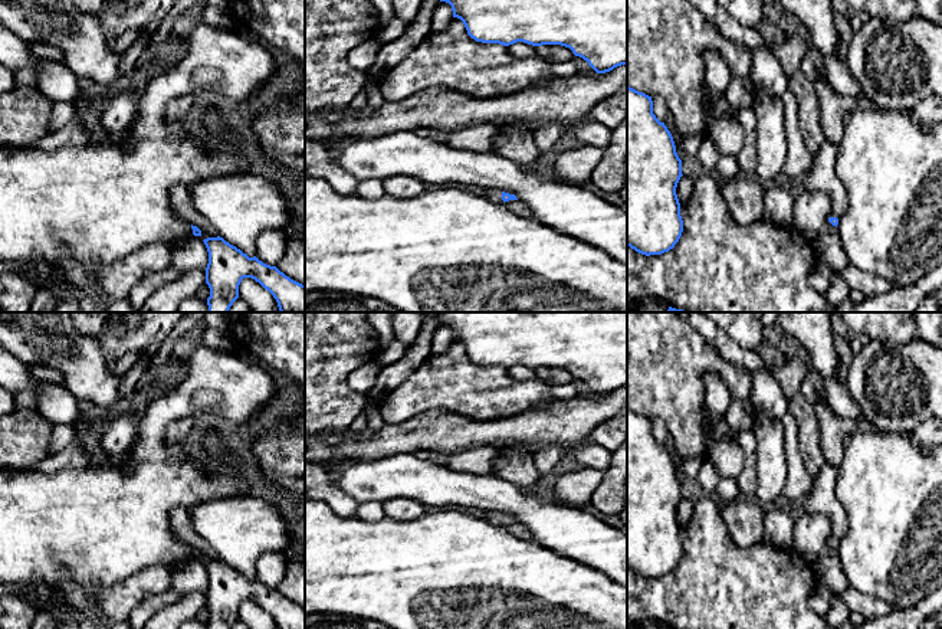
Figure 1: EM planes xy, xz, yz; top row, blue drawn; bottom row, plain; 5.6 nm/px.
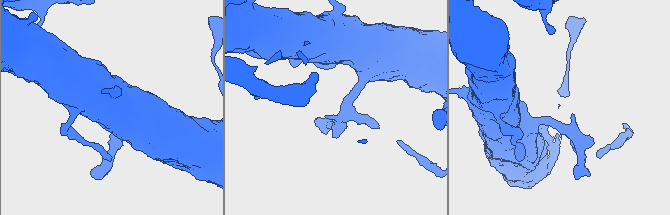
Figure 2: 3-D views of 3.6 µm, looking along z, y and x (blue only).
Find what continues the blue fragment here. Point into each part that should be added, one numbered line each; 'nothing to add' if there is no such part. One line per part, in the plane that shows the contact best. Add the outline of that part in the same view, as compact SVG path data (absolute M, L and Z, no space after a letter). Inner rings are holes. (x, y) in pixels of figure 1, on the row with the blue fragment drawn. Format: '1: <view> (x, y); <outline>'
1: xz (494, 195); M498 189L488 190L485 197L489 199L490 202L493 202L493 203L503 203L502 191L498 190Z

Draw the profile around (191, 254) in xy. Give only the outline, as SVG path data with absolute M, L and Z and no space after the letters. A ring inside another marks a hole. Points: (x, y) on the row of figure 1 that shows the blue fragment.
M191 236L171 249L171 265L183 272L190 269L206 272L207 263L209 252L200 236Z

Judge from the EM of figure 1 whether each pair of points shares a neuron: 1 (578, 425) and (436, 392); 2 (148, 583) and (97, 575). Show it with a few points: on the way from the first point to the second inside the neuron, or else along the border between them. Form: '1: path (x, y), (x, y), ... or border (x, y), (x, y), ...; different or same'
1: border (551, 400), (486, 421); different
2: border (156, 566), (98, 587), (94, 595); different

